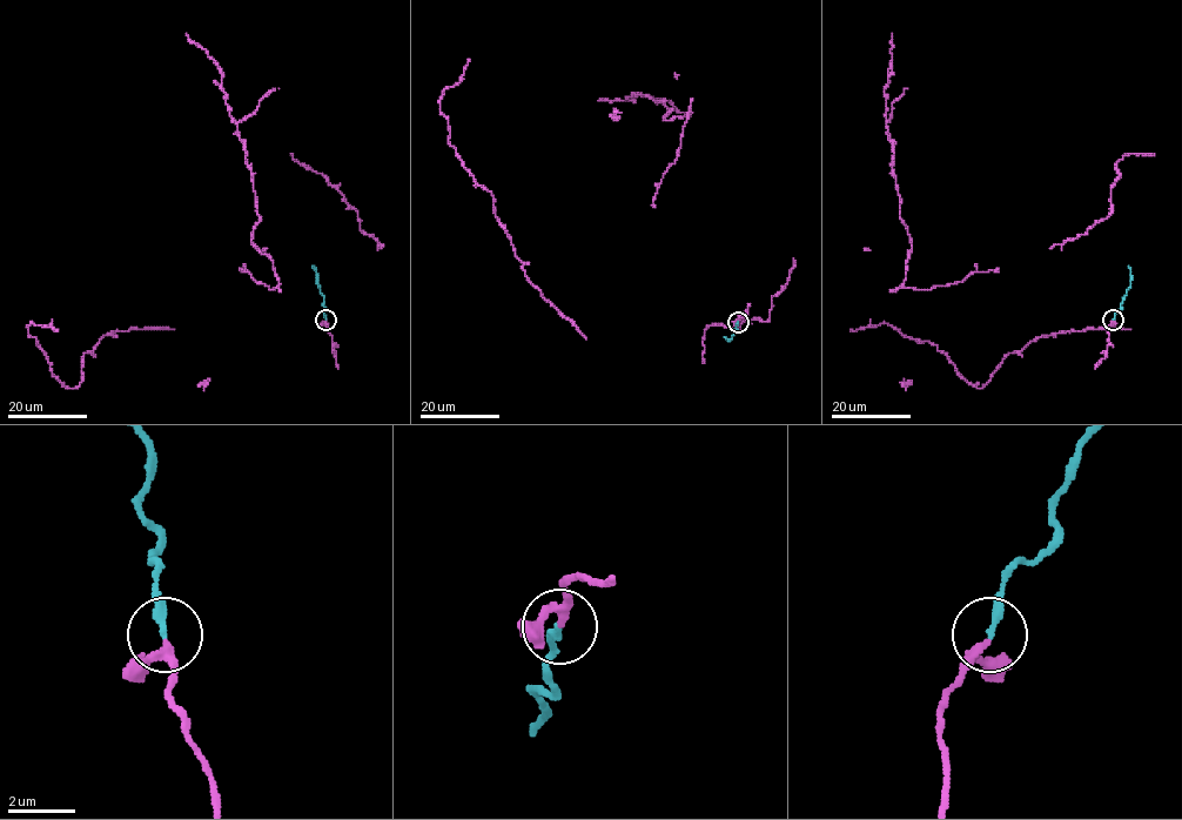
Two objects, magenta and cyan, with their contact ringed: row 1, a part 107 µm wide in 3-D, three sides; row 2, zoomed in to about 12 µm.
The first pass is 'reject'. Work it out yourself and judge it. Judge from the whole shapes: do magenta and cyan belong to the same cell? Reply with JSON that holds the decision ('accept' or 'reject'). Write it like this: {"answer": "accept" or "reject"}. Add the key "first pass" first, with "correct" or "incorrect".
{"first pass": "incorrect", "answer": "accept"}

